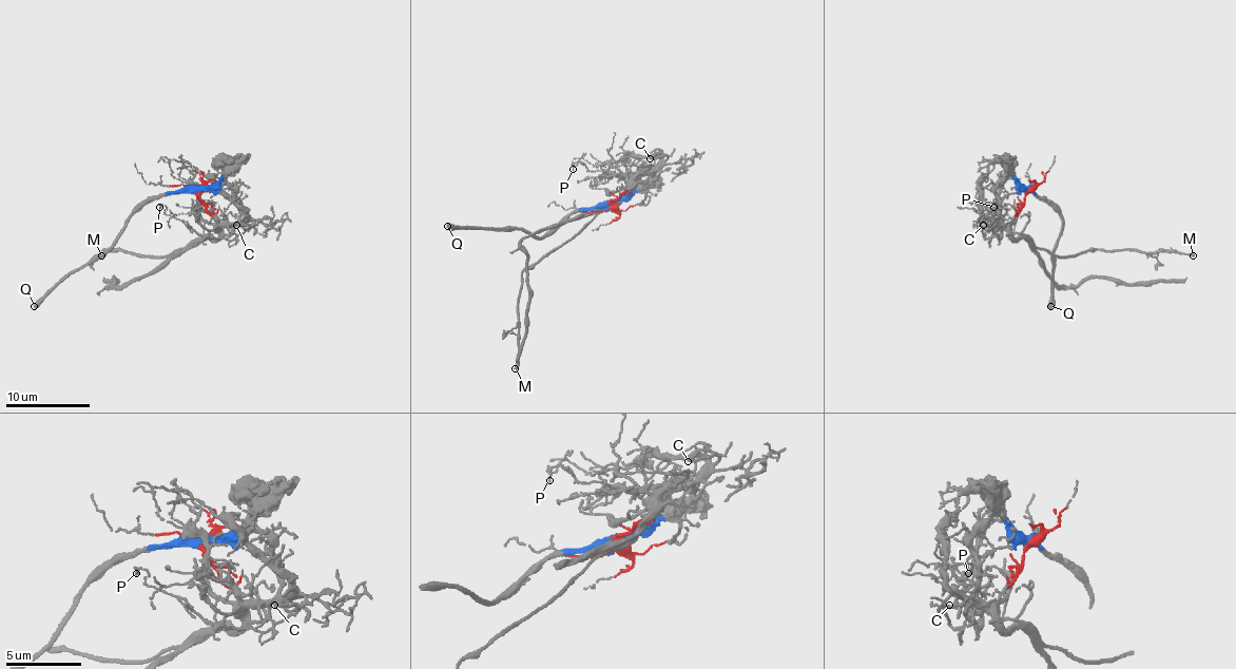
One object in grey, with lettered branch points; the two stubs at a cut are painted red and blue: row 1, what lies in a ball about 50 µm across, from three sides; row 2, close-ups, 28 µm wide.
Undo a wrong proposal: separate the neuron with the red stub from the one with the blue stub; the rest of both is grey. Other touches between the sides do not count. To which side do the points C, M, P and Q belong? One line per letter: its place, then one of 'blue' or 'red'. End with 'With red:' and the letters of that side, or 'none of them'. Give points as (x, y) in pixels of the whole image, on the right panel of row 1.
C: at (983, 225); red
M: at (1193, 255); red
P: at (993, 207); red
Q: at (1050, 306); blue
With red: C, M, P

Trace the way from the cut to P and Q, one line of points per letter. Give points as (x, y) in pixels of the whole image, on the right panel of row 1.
P: (1028, 191), (1024, 206), (1011, 218), (999, 206), (995, 214), (986, 210), (986, 206), (995, 208)
Q: (1028, 191), (1041, 197), (1062, 221), (1062, 233), (1054, 248), (1054, 301), (1049, 305)

